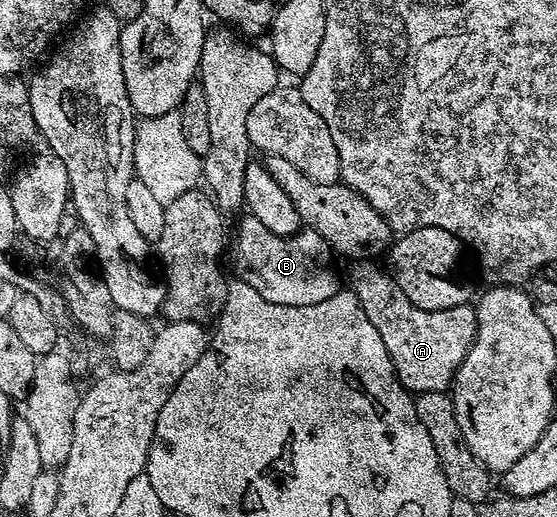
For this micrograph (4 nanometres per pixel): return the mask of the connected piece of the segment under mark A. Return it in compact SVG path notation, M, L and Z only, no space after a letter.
M361 258L351 263L352 271L348 274L350 293L358 296L360 310L366 312L368 324L375 328L378 336L382 336L382 344L386 344L386 352L390 352L390 360L396 369L396 379L403 384L404 389L413 395L422 392L447 391L456 377L458 368L466 356L466 352L476 339L476 307L469 304L458 308L446 308L445 310L423 310L406 297L406 292L398 288L398 284L392 279L391 273L379 261L372 258Z

